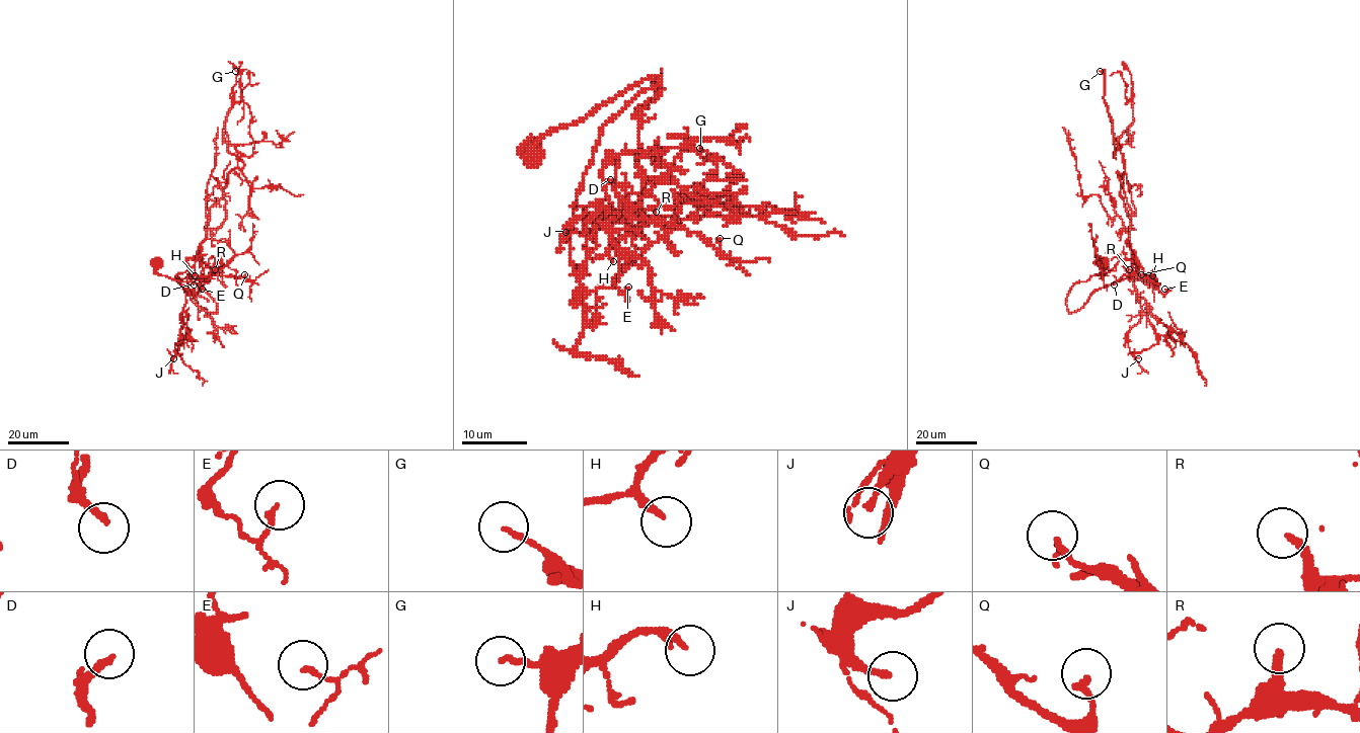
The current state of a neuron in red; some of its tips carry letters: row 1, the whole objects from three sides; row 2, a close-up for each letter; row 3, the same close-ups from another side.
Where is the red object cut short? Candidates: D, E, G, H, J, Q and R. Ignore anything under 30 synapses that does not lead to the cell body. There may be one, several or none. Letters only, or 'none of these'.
D

